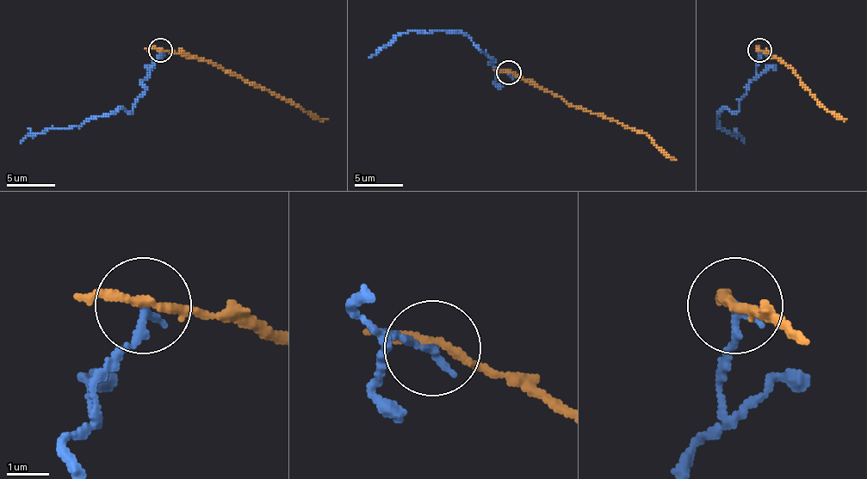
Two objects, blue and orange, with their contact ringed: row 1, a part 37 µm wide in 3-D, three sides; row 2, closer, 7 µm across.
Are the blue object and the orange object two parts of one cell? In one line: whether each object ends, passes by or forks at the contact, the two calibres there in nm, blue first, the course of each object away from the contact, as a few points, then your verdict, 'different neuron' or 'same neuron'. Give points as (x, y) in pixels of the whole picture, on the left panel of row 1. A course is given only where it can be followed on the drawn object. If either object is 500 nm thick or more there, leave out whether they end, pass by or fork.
blue ends; orange passes by; calibres 220 and 190 nm; course blue (159, 51), (133, 112), (120, 109), (70, 128), (30, 133), (21, 143); course orange (159, 51), (186, 53), (215, 63), (327, 119); different neuron

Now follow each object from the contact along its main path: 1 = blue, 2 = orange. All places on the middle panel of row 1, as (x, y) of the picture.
1: (508, 72), (498, 70), (491, 62), (493, 59), (461, 33), (440, 31), (398, 33), (369, 58)
2: (508, 72), (641, 131), (676, 159)

